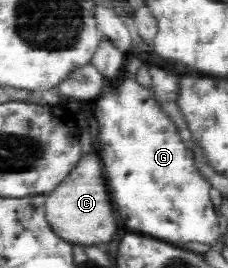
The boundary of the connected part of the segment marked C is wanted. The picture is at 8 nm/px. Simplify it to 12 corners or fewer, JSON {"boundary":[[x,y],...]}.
{"boundary":[[83,154],[50,192],[52,232],[103,246],[117,222],[99,154]]}

